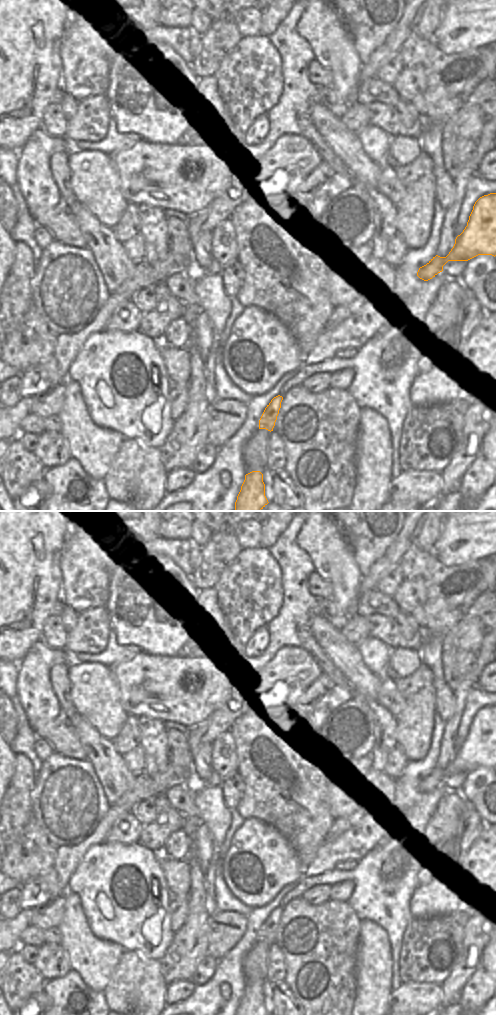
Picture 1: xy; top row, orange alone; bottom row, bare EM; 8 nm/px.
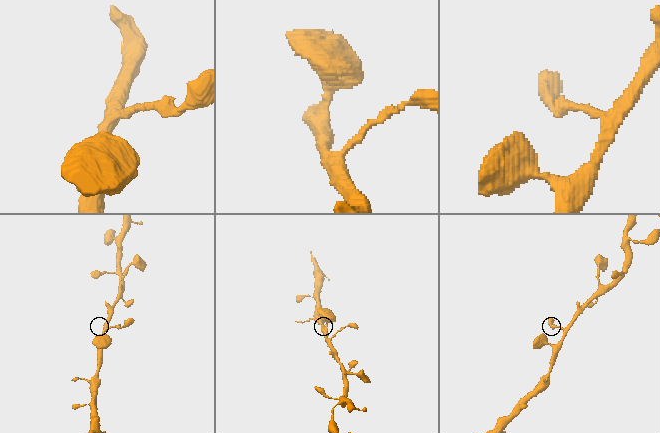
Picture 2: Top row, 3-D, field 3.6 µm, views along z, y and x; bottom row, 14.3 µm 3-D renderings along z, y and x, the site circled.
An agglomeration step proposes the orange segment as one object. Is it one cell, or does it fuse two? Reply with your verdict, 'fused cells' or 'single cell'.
single cell

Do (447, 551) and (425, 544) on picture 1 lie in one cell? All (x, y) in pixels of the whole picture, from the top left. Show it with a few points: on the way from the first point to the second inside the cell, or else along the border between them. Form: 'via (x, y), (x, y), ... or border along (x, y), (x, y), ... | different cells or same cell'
border along (442, 525), (440, 535), (433, 544), (432, 550) | different cells

